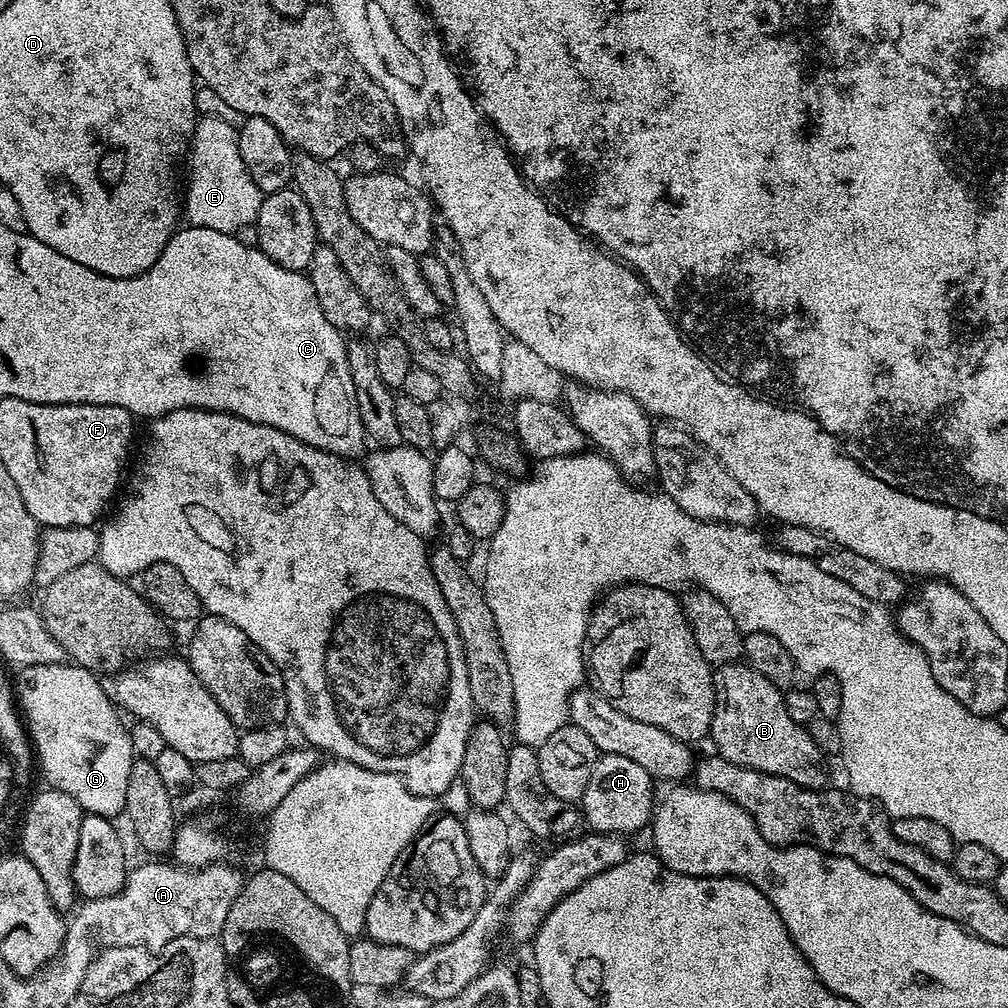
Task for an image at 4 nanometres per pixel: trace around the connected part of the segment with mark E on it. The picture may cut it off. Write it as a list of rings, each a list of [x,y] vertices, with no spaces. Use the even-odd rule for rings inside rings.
[[[201,115],[197,119],[190,141],[192,177],[182,200],[182,208],[191,227],[235,234],[242,226],[256,223],[265,193],[254,186],[250,170],[246,170],[246,162],[242,162],[242,150],[238,150],[239,137],[239,127],[222,118]]]

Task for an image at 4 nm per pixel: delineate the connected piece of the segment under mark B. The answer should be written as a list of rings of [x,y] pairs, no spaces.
[[[744,662],[719,665],[713,671],[712,681],[716,687],[716,709],[712,719],[710,740],[716,743],[715,751],[718,755],[738,766],[786,778],[803,788],[823,789],[829,783],[830,776],[826,770],[824,773],[822,762],[824,760],[818,746],[814,744],[807,727],[790,718],[790,713],[784,705],[784,692],[781,689],[776,688],[771,681]]]

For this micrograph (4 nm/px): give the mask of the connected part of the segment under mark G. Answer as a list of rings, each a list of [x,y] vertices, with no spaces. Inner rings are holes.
[[[39,664],[20,668],[14,677],[14,691],[18,708],[26,721],[27,734],[38,757],[38,768],[44,771],[47,783],[62,794],[70,794],[74,802],[93,816],[116,818],[125,811],[126,782],[134,761],[132,743],[126,724],[120,721],[121,713],[111,695],[99,684],[97,673],[88,672],[79,664]]]

